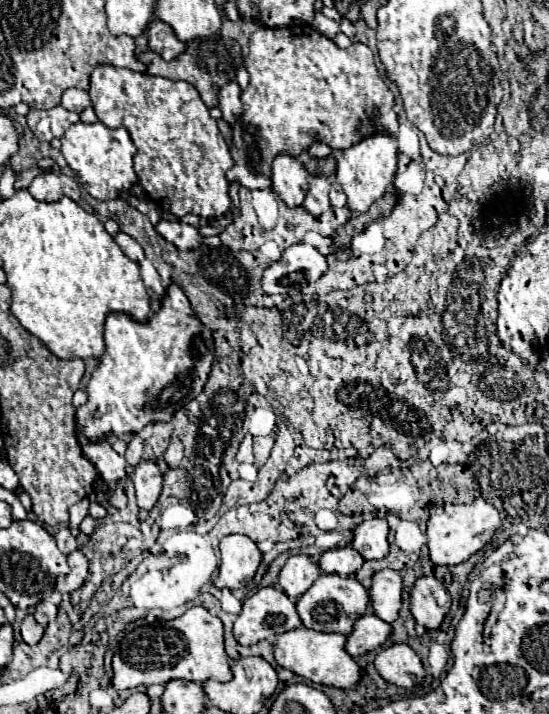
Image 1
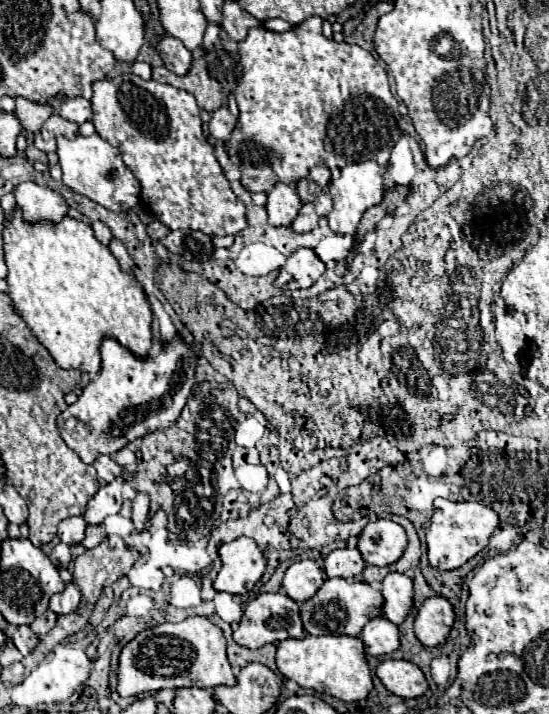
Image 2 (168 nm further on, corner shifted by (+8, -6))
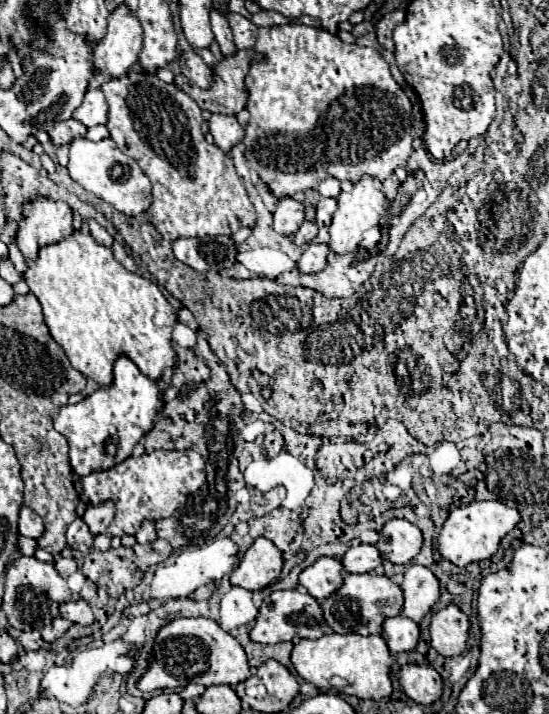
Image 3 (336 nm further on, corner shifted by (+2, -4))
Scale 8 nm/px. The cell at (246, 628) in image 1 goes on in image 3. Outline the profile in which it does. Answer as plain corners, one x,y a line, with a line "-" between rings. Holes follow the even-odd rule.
281,590
281,592
271,592
263,600
257,622
249,636
261,644
277,644
277,642
287,642
287,640
297,642
303,638
321,638
327,632
329,632
329,626
325,624
321,606
311,594
301,592
301,590

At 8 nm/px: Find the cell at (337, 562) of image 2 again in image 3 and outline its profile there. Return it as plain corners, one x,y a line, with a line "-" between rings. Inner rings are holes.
357,544
347,550
347,554
343,556
341,562
347,572
363,574
363,572
373,572
383,562
383,558
381,558
381,552
377,550
377,546

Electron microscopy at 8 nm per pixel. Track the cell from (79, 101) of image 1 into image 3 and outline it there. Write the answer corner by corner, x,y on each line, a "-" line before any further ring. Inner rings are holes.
89,88
83,104
73,112
73,118
85,124
87,128
97,124
107,124
107,102
99,88

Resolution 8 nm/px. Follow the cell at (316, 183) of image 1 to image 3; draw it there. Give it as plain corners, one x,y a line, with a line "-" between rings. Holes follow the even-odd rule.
303,222
299,232
293,236
293,242
297,246
303,246
303,244
309,244
315,236
317,236
317,224
315,222

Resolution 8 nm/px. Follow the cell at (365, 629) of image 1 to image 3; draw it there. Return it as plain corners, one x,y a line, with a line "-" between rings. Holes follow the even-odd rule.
399,614
395,618
385,620
381,636
385,638
385,642
393,654
409,652
419,642
419,624
405,618
403,614

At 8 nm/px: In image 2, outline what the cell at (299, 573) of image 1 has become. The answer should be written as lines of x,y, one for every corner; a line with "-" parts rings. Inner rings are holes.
299,560
291,564
283,576
281,588
297,604
309,600
325,582
325,572
313,560

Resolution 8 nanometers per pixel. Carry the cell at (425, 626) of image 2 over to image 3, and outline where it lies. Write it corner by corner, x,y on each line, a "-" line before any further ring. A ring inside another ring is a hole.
449,604
433,616
429,632
431,646
441,656
459,656
467,644
469,618
459,610
459,606

